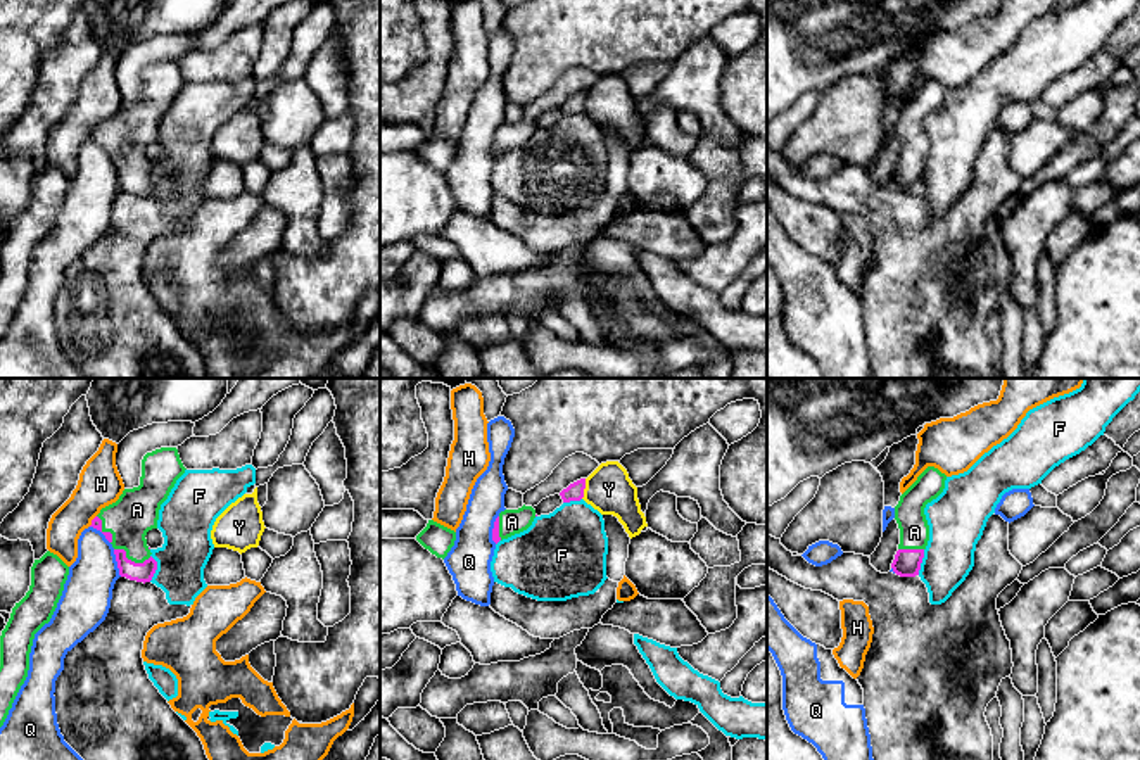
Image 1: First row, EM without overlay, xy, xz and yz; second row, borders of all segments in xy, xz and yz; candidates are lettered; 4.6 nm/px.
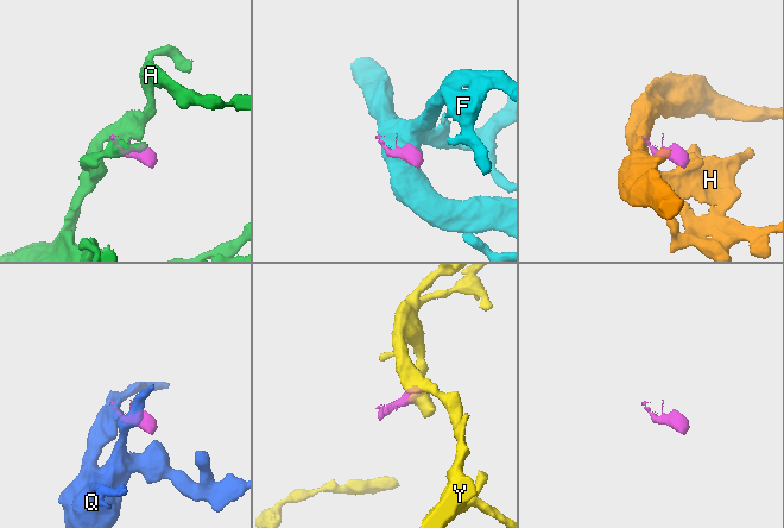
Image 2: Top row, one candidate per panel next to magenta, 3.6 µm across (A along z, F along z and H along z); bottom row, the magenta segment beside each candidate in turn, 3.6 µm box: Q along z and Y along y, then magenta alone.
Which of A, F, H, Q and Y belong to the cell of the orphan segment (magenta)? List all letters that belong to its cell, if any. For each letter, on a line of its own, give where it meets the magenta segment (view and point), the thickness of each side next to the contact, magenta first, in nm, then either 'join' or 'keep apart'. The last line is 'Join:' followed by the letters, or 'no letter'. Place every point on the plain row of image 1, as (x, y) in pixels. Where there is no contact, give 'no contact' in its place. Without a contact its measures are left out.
A: contact xy (130, 173); calibres 100 and 200 nm; join
F: contact xy (156, 182); calibres 100 and 240 nm; keep apart
H: contact xy (92, 133); calibres 50 and 200 nm; keep apart
Q: contact xy (118, 177); calibres 100 and 240 nm; keep apart
Y: contact xz (584, 101); calibres 80 and 220 nm; keep apart
Join: A

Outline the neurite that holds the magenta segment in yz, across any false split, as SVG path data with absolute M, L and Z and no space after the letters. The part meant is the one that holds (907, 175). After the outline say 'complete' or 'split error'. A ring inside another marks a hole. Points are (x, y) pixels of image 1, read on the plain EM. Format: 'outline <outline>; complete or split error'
outline M928 79L900 109L900 114L895 119L895 133L900 142L900 157L891 181L900 190L919 188L924 162L929 154L929 138L924 121L943 105L945 93L945 86L934 79Z; split error

